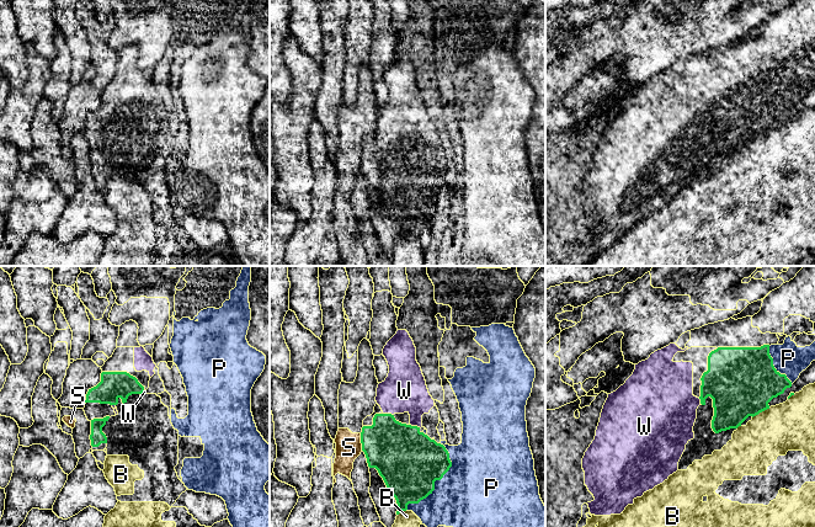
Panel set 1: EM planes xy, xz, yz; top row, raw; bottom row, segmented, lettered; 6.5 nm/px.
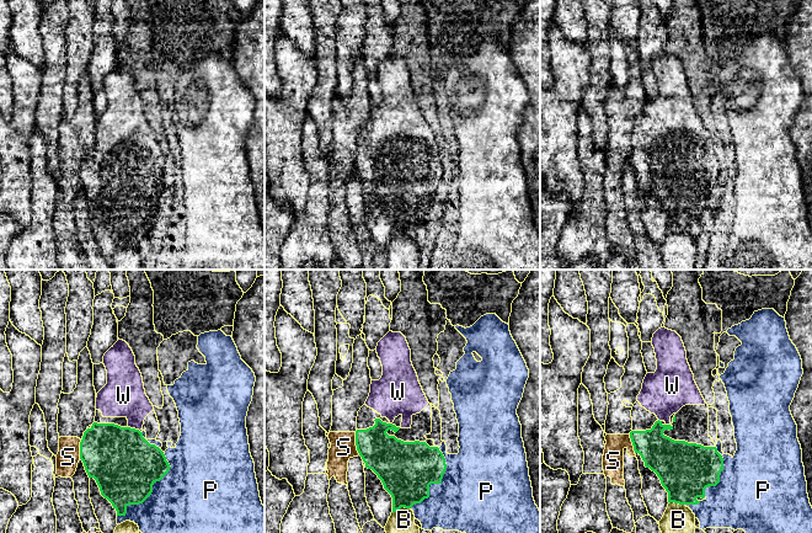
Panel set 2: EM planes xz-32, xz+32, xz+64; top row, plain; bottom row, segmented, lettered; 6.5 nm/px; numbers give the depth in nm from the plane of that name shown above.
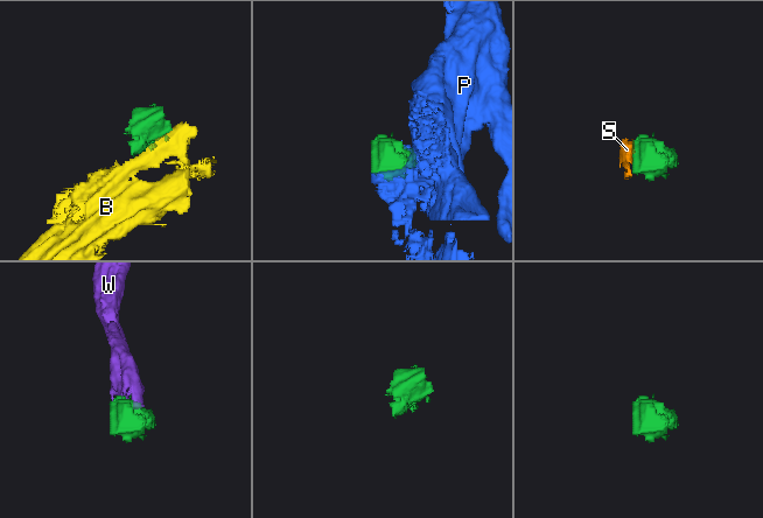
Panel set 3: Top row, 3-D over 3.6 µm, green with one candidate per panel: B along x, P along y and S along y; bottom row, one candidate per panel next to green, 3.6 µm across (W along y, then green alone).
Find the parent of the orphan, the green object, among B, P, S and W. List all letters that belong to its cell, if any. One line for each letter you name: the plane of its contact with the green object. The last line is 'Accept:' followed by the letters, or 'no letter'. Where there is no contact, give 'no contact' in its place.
W: meets green in xz
Accept: W

